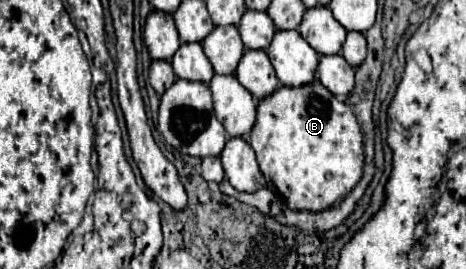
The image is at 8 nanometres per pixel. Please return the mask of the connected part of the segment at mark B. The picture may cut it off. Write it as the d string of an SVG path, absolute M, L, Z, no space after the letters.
M318 80L296 88L280 86L276 92L262 98L256 108L256 122L248 134L248 142L256 152L264 178L274 184L278 194L292 210L322 210L322 206L334 206L334 202L338 202L346 190L352 190L362 176L362 140L364 136L352 108L340 102Z

